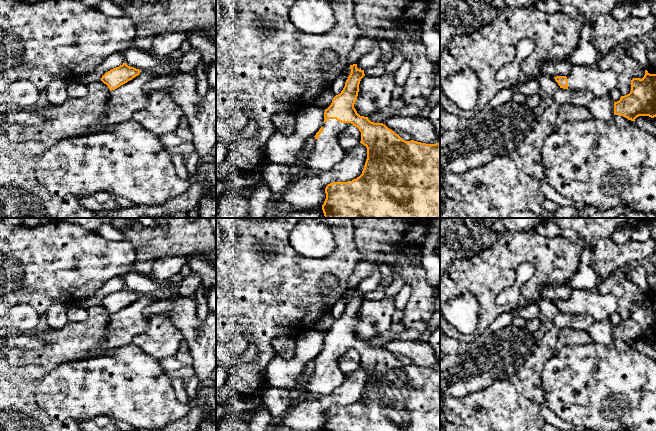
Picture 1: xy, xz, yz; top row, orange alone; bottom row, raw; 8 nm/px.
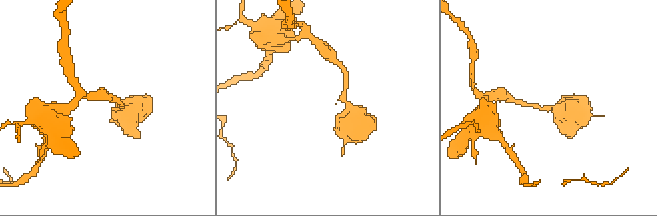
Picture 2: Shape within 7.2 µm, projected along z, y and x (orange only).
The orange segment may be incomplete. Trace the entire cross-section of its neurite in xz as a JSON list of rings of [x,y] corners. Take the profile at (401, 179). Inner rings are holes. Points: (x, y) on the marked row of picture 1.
[[[357,64],[350,65],[350,68],[351,68],[351,73],[345,82],[345,86],[343,90],[341,91],[340,94],[336,95],[333,98],[331,105],[327,109],[325,109],[324,123],[322,124],[321,128],[314,136],[315,137],[314,150],[311,156],[306,160],[299,176],[314,176],[318,173],[328,172],[336,164],[338,164],[345,153],[345,151],[339,145],[338,134],[342,130],[348,128],[349,126],[355,126],[361,132],[360,143],[367,148],[367,159],[365,162],[365,166],[362,171],[362,174],[356,179],[347,182],[333,182],[326,186],[325,188],[326,199],[324,201],[324,204],[322,205],[322,210],[325,218],[440,218],[440,143],[426,144],[414,140],[405,141],[398,134],[396,134],[394,131],[389,129],[385,124],[374,123],[371,122],[368,119],[368,117],[360,116],[357,113],[356,109],[354,108],[354,104],[357,100],[360,81],[365,76],[365,74],[364,74],[364,70],[360,70],[357,68]]]

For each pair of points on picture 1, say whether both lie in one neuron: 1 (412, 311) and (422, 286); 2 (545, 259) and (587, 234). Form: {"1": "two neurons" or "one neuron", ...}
{"1": "one neuron", "2": "two neurons"}

